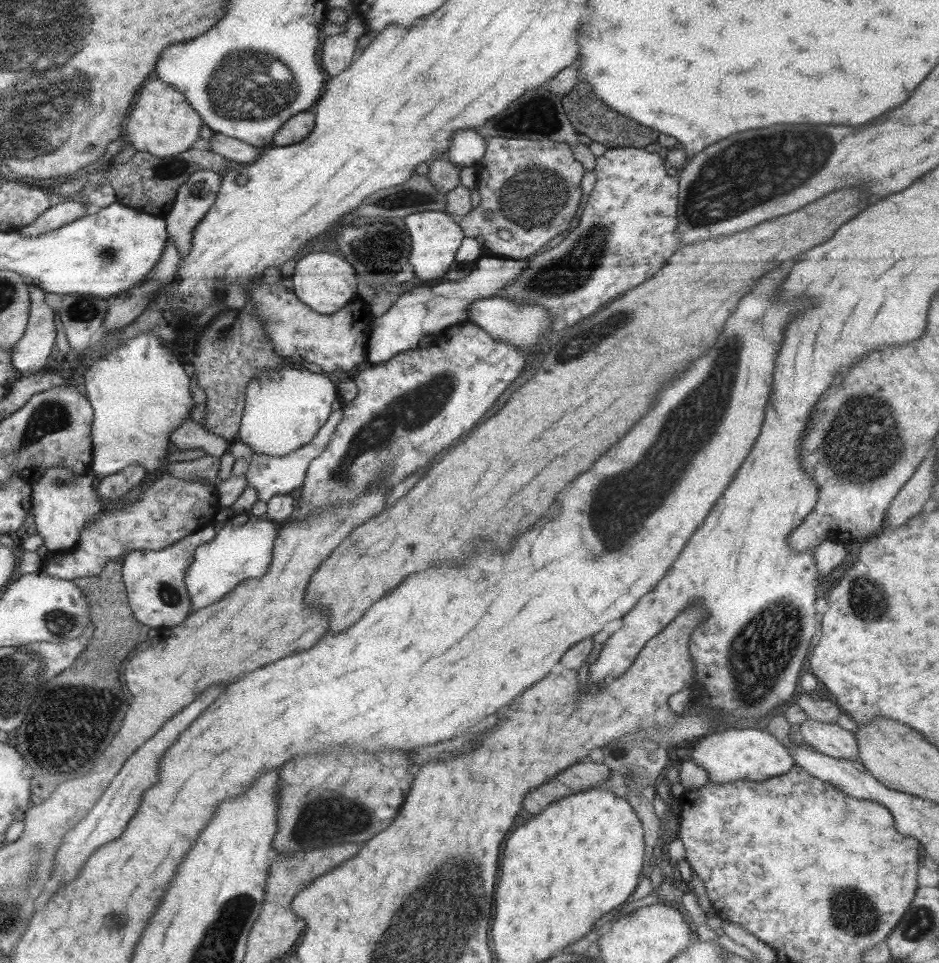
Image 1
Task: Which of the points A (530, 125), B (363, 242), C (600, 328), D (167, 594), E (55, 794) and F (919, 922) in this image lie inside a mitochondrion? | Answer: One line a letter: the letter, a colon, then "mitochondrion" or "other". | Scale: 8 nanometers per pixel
A: mitochondrion
B: mitochondrion
C: mitochondrion
D: mitochondrion
E: other
F: mitochondrion

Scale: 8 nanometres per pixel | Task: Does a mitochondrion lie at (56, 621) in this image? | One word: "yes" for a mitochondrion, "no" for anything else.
yes

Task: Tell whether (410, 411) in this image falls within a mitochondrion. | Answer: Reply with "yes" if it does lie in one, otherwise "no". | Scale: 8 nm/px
yes

